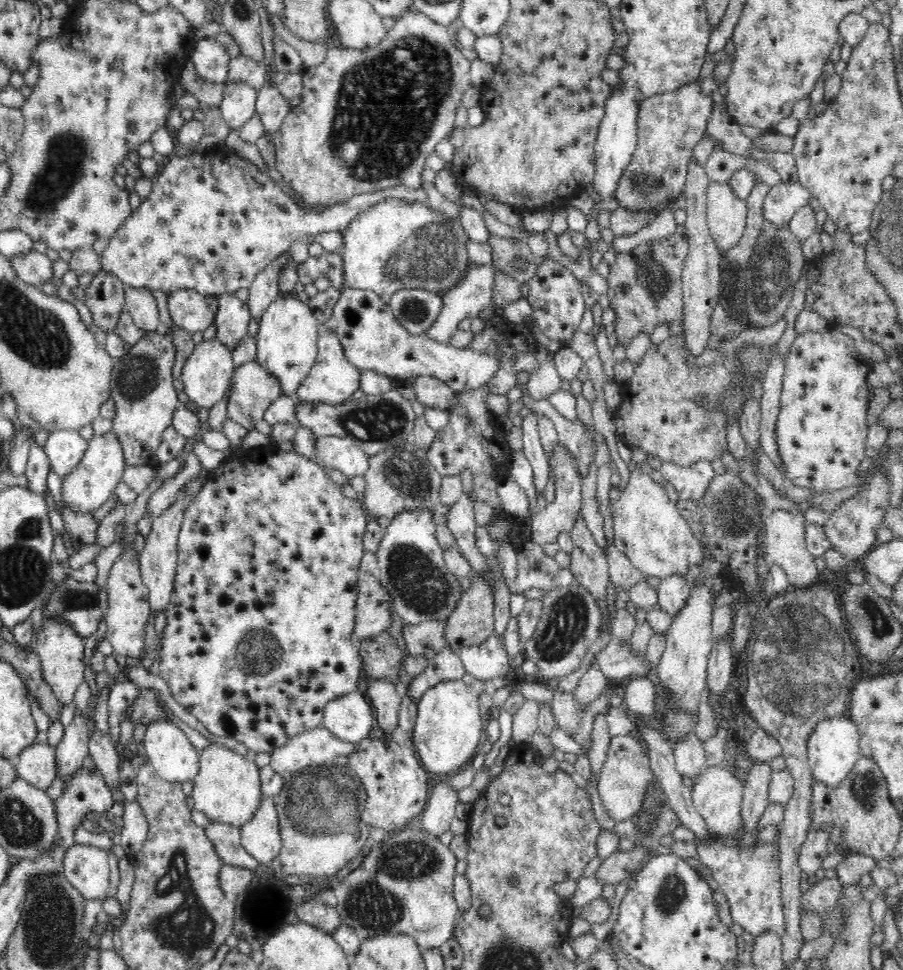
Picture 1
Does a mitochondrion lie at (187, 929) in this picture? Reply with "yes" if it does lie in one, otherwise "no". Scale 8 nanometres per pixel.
yes

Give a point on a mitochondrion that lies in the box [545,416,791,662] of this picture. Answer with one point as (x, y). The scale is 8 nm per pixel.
(731, 510)

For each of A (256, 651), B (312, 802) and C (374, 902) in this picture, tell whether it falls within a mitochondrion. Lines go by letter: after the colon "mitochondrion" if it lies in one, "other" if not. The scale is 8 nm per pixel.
A: mitochondrion
B: mitochondrion
C: mitochondrion

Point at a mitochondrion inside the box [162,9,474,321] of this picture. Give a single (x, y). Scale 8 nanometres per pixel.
(386, 109)

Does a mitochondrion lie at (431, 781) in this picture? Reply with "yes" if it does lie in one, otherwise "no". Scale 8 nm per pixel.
no

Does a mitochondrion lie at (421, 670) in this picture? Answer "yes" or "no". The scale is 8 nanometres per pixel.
no

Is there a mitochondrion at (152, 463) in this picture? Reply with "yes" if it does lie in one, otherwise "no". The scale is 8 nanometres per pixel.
no

